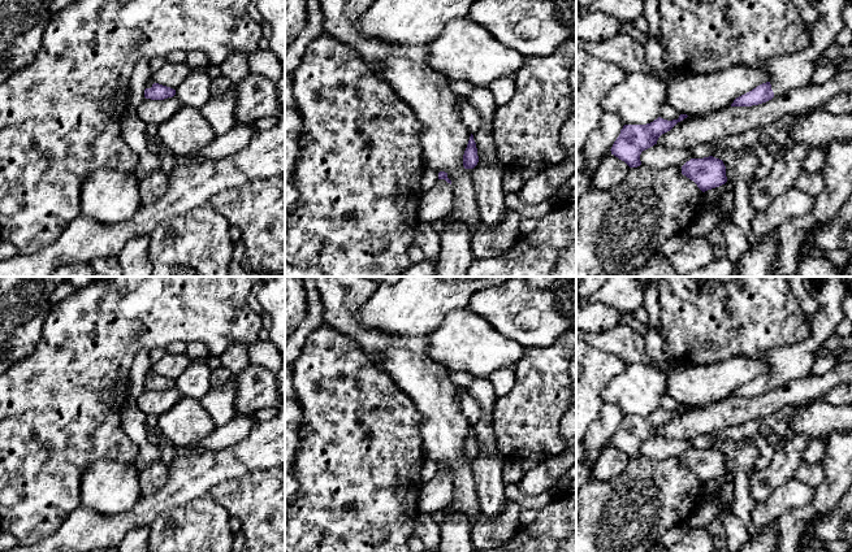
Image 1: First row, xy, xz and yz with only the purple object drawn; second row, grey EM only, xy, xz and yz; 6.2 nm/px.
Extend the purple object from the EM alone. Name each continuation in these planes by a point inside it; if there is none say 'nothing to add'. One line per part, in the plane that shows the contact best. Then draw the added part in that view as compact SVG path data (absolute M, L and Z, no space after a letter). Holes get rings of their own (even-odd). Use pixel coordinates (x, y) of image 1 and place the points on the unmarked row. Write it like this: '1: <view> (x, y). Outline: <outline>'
1: yz (795, 361). Outline: M843 277L801 278L808 292L816 299L818 310L812 318L806 339L770 352L769 364L774 388L812 374L817 351L825 347L844 318L842 303L847 286Z

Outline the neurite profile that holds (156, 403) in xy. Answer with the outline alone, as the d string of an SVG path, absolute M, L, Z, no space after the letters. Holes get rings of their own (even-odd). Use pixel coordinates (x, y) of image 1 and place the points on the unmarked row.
M176 387L164 391L146 390L137 399L138 407L146 413L160 417L181 399Z

